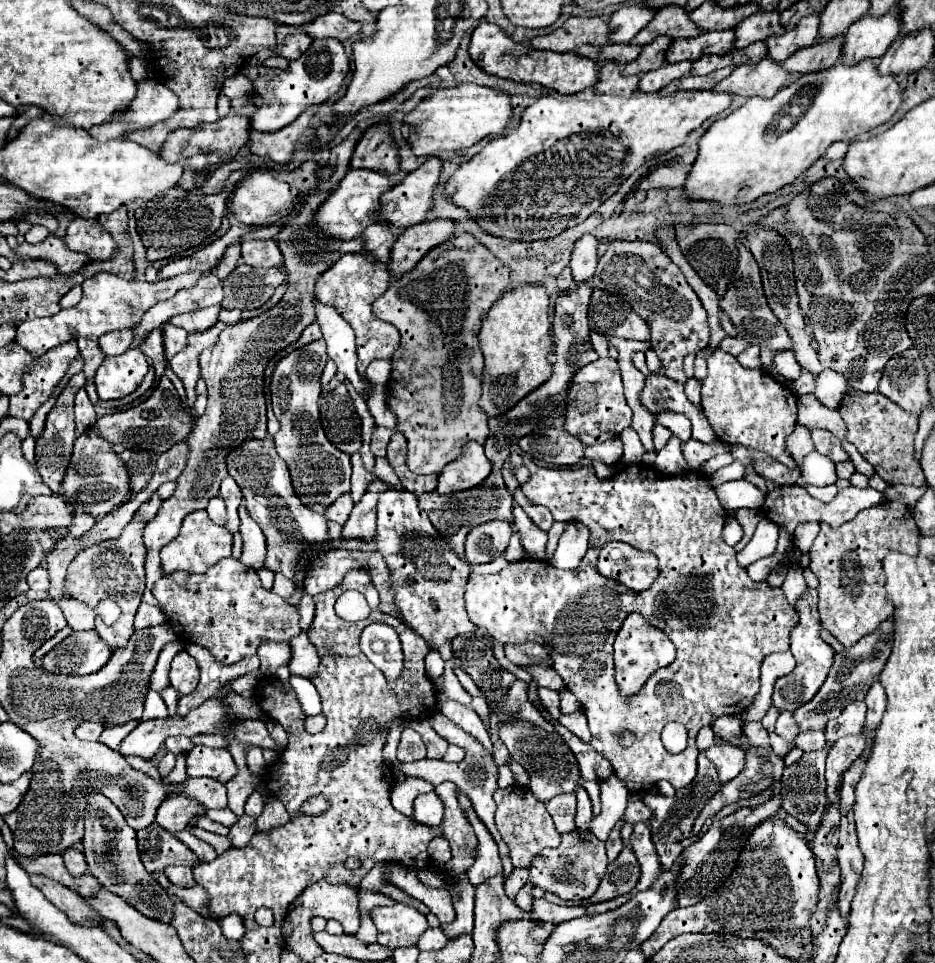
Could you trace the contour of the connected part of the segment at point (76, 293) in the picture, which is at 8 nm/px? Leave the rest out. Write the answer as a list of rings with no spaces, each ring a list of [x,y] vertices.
[[[76,285],[76,287],[72,287],[62,299],[60,299],[60,307],[62,309],[66,309],[68,305],[76,305],[78,301],[80,301],[80,295],[82,295],[82,289]]]

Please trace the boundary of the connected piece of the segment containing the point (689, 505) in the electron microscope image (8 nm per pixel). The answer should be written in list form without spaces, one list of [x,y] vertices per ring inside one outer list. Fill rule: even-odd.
[[[532,461],[526,465],[530,469],[530,481],[520,485],[522,493],[532,503],[548,507],[556,521],[582,521],[590,529],[590,549],[580,567],[572,571],[556,569],[536,559],[522,559],[518,563],[508,563],[508,567],[500,573],[470,573],[466,585],[468,617],[504,645],[520,645],[528,641],[544,643],[554,671],[564,679],[566,687],[584,707],[592,733],[592,747],[612,763],[614,773],[626,783],[628,791],[650,791],[662,779],[670,781],[674,789],[682,789],[696,775],[696,733],[720,715],[740,715],[752,703],[760,689],[760,665],[764,657],[790,649],[790,631],[798,623],[798,613],[786,601],[780,587],[770,587],[766,581],[752,581],[746,569],[736,563],[734,547],[722,539],[727,512],[720,505],[710,481],[700,473],[688,471],[682,475],[660,475],[652,465],[642,463],[642,467],[626,467],[626,471],[616,477],[598,479],[594,477],[592,467],[548,469],[538,467]],[[613,540],[652,551],[658,557],[660,575],[656,579],[656,587],[634,593],[596,573],[600,547]],[[632,611],[640,611],[650,623],[668,631],[668,637],[676,645],[676,661],[655,672],[639,693],[630,698],[620,695],[614,679],[612,643],[624,617]],[[670,721],[680,721],[688,729],[690,739],[684,753],[670,755],[660,741],[660,731]],[[622,729],[634,735],[630,747],[622,745]]]

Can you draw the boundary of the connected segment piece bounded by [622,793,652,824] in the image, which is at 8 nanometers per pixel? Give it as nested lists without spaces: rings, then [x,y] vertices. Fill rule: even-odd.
[[[632,793],[630,797],[634,797],[634,799],[630,799],[628,801],[628,807],[626,807],[626,815],[622,817],[622,821],[624,823],[635,824],[642,821],[648,821],[652,815],[649,807],[646,807],[642,801],[640,801],[640,795],[638,793]]]

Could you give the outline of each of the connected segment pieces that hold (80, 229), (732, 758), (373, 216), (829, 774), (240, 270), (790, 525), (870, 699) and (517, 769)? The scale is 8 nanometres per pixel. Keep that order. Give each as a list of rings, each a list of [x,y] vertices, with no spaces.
[[[76,217],[68,225],[64,239],[72,251],[86,253],[90,259],[110,259],[114,251],[112,237],[100,227],[96,219]]]
[[[714,743],[704,753],[716,765],[718,775],[720,775],[720,779],[724,783],[734,779],[742,771],[742,767],[744,767],[744,751],[740,747],[736,747],[736,745]]]
[[[350,169],[346,177],[340,181],[338,189],[324,201],[324,205],[318,209],[314,223],[320,227],[320,231],[330,233],[338,239],[354,239],[358,237],[368,225],[376,223],[380,217],[380,197],[388,189],[396,185],[396,177],[380,171],[368,171],[368,169]]]
[[[846,735],[840,737],[832,749],[828,751],[828,759],[826,759],[826,795],[828,801],[836,801],[836,785],[840,783],[844,771],[852,765],[854,759],[858,759],[858,755],[864,751],[866,747],[866,737],[864,735]]]
[[[238,265],[224,281],[224,301],[226,309],[258,309],[274,293],[274,289],[286,281],[286,275],[278,267],[252,269],[248,265]]]
[[[780,487],[780,489],[774,489],[770,495],[766,495],[764,499],[764,505],[762,505],[762,515],[772,519],[776,525],[780,525],[782,529],[786,529],[788,533],[794,535],[796,527],[800,523],[810,523],[810,521],[816,521],[816,523],[830,523],[832,527],[838,527],[840,523],[846,523],[848,519],[854,519],[854,515],[866,507],[872,507],[876,503],[884,501],[884,493],[872,489],[872,487],[864,487],[864,489],[858,489],[858,487],[846,487],[842,491],[838,491],[836,499],[832,503],[822,503],[818,499],[812,499],[808,493],[804,493],[800,487]]]
[[[878,677],[874,679],[874,683],[872,683],[872,687],[870,687],[870,691],[868,691],[864,701],[868,705],[868,715],[866,715],[864,731],[872,733],[878,727],[878,723],[880,723],[880,719],[884,715],[884,709],[886,709],[886,693],[884,693],[884,687],[882,687]]]
[[[510,759],[510,761],[508,761],[508,767],[510,767],[510,771],[514,773],[514,785],[516,785],[516,787],[526,787],[526,785],[530,783],[528,773],[526,773],[526,769],[524,769],[520,763],[516,763],[514,759]]]

